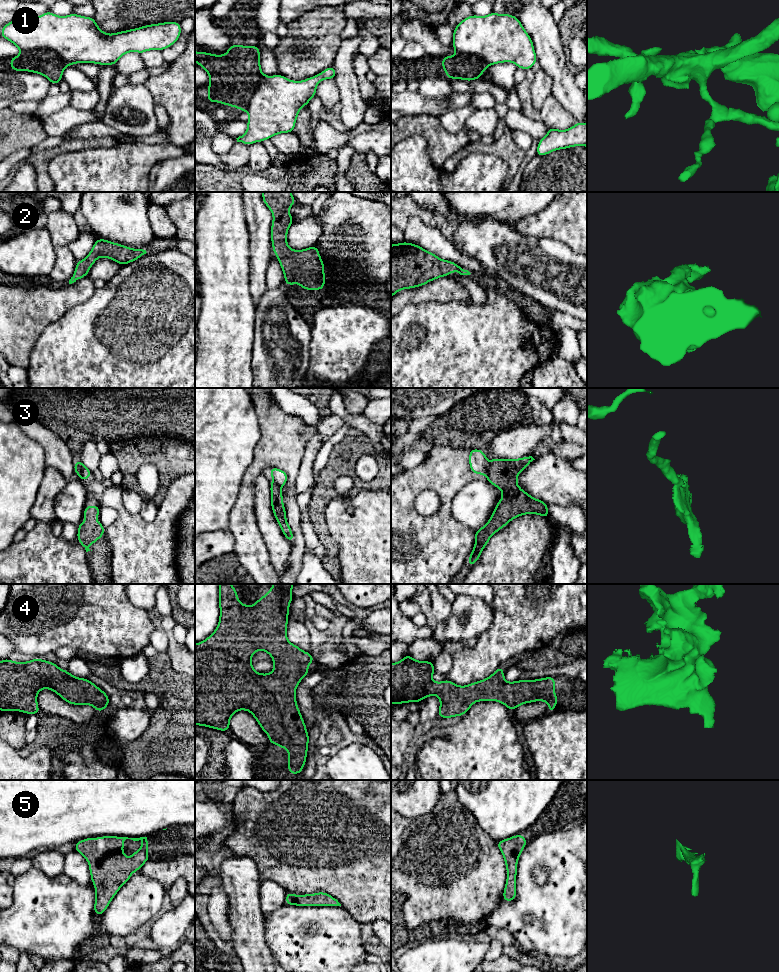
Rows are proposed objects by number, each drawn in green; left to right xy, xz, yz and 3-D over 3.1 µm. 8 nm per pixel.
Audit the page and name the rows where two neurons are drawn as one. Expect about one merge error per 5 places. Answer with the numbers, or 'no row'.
1, 3

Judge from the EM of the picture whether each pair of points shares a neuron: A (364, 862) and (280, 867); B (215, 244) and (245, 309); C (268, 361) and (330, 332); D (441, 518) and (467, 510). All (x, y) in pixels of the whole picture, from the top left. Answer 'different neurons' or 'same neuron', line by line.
A: same neuron
B: same neuron
C: different neurons
D: different neurons

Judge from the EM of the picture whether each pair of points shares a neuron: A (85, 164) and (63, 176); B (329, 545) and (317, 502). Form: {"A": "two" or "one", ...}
{"A": "one", "B": "one"}

